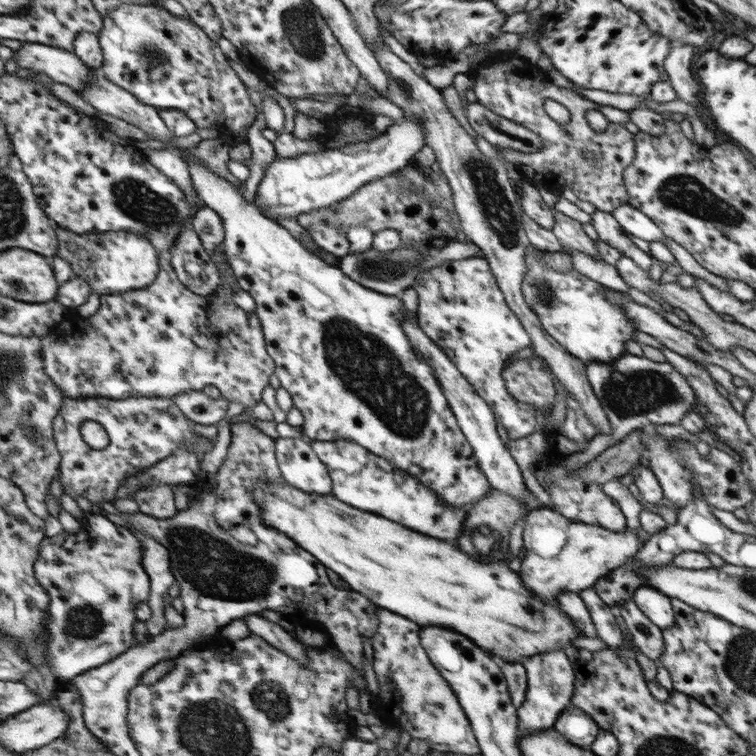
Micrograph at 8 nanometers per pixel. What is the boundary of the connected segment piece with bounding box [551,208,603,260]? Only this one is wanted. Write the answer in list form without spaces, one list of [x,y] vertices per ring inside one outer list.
[[[556,208],[552,209],[554,209],[556,222],[551,231],[560,241],[562,250],[567,254],[570,252],[582,252],[582,254],[592,256],[596,260],[603,260],[594,245],[594,238],[589,234],[588,228],[577,220],[564,216]]]

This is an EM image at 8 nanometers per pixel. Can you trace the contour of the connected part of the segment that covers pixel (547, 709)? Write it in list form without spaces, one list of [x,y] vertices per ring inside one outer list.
[[[556,649],[544,654],[534,654],[530,658],[524,658],[520,662],[527,672],[527,691],[524,702],[518,707],[519,734],[534,730],[544,730],[550,728],[558,714],[564,710],[564,706],[570,705],[570,698],[574,694],[576,684],[574,684],[573,664],[570,662],[564,650]]]

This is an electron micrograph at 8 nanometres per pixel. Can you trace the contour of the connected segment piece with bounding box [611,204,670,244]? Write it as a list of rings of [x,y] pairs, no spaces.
[[[623,204],[618,206],[616,210],[612,211],[611,214],[619,222],[620,226],[625,230],[626,233],[640,238],[640,240],[646,240],[646,242],[662,241],[670,242],[666,240],[666,236],[656,223],[646,216],[640,209],[634,208],[630,204]]]

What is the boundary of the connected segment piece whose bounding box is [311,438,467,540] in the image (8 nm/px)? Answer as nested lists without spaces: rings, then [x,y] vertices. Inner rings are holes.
[[[344,438],[335,441],[313,440],[311,447],[326,465],[332,482],[331,495],[339,501],[362,511],[368,510],[371,514],[382,515],[404,526],[412,526],[412,530],[420,530],[420,534],[432,534],[432,538],[454,540],[460,532],[464,532],[466,510],[444,503],[415,476],[406,470],[398,470],[386,458],[372,454],[367,447]]]

